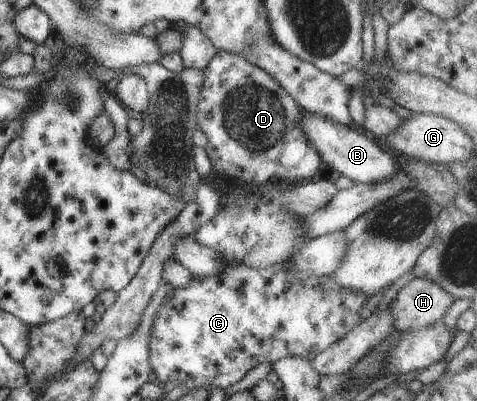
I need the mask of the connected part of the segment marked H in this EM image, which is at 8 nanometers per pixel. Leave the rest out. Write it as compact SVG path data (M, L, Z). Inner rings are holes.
M415 277L398 291L389 304L393 327L407 332L442 322L455 300L441 285Z

